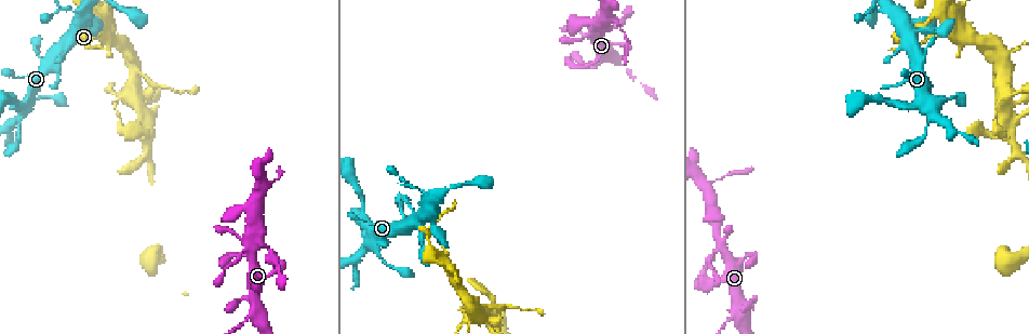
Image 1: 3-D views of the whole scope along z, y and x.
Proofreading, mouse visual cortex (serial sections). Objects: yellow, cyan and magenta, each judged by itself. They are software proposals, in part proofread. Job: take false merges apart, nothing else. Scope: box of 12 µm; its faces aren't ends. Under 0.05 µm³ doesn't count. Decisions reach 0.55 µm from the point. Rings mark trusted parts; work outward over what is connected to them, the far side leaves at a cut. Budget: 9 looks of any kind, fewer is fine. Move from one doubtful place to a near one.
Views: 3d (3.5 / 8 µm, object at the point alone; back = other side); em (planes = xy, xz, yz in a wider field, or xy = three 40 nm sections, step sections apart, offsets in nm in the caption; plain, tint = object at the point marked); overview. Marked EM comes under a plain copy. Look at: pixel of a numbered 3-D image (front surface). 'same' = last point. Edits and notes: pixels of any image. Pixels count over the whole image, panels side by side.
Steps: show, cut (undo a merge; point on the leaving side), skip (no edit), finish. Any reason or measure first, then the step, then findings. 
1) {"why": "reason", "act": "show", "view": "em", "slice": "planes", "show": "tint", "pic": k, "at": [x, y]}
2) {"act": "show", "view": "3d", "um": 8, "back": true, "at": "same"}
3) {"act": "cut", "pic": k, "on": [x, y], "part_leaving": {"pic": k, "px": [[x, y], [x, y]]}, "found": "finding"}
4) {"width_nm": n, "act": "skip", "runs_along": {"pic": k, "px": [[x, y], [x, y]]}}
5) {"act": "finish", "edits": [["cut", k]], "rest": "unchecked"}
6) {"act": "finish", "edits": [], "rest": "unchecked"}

{"why": "sudden change in width", "act": "show", "view": "3d", "um": 8, "pic": 1, "at": [943, 20]}

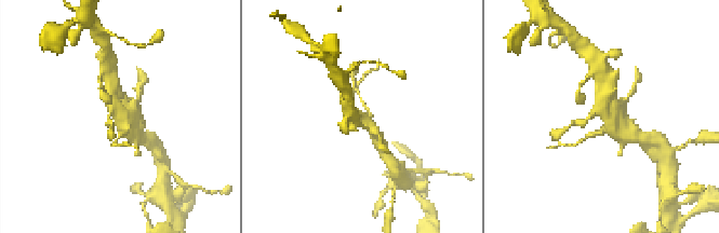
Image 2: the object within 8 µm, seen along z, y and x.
{"act": "show", "view": "em", "slice": "xy", "step": 1, "show": "tint", "pic": 2, "at": [121, 114]}

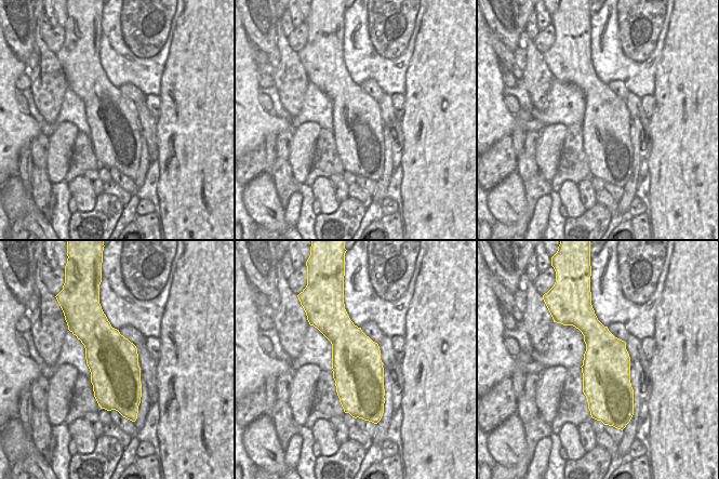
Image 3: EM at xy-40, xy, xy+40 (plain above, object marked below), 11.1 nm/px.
{"act": "skip", "runs_along": {"pic": 2, "px": [[351, 95], [354, 112], [377, 138]]}, "found": "one cell here"}

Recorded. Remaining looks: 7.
{"why": "abrupt turn", "act": "show", "view": "3d", "um": 3.5, "pic": 1, "at": [124, 96]}

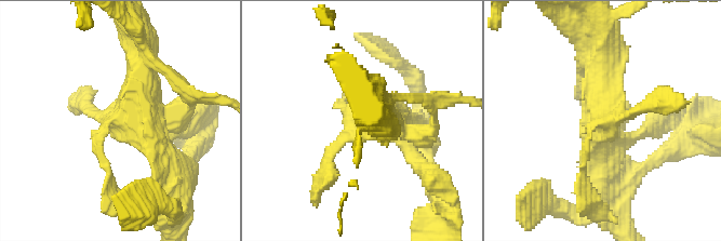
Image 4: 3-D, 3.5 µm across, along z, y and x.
{"act": "show", "view": "em", "slice": "planes", "show": "tint", "pic": 4, "at": [120, 119]}

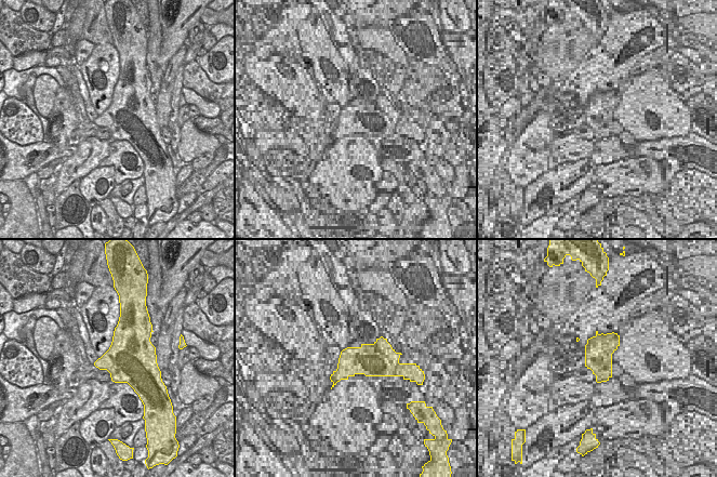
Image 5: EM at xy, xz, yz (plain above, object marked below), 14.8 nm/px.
{"act": "skip", "found": "continuous, no second cell"}

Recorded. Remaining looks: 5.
{"why": "branch point", "act": "show", "view": "3d", "um": 3.5, "pic": 1, "at": [20, 117]}

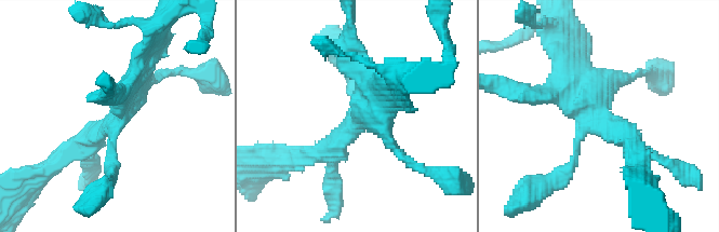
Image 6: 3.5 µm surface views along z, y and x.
{"arms": 3, "arm_widths_nm": [150, 250, 300], "why": "now the EM", "act": "show", "view": "em", "slice": "xy", "step": 3, "show": "tint", "pic": 6, "at": [363, 116]}

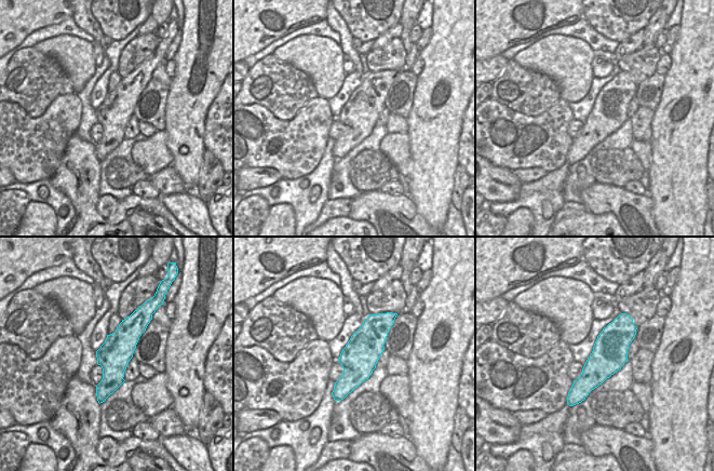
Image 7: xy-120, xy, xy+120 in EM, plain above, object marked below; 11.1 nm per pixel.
{"act": "skip", "runs_along": {"pic": 6, "px": [[560, 60], [594, 118], [647, 150]]}, "found": "one cell here"}

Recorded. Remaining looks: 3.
{"why": "side arm on a straight run", "act": "show", "view": "3d", "um": 3.5, "pic": 1, "at": [596, 33]}

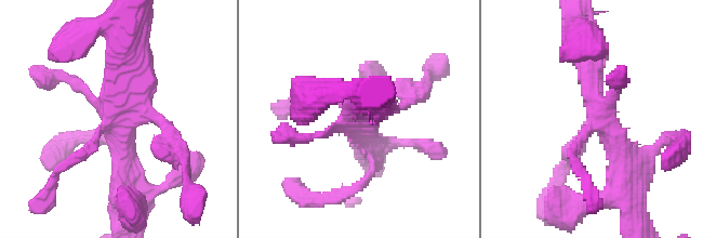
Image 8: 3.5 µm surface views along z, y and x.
{"act": "show", "view": "em", "slice": "xy", "step": 1, "show": "tint", "pic": 8, "at": [357, 122]}

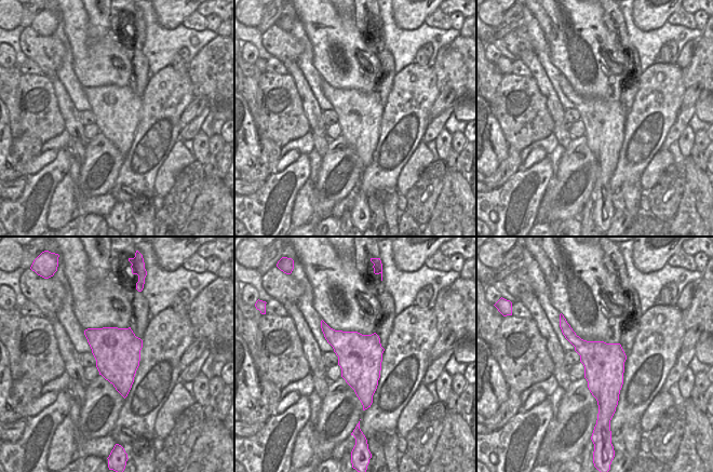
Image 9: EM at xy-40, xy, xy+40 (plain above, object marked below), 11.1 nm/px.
{"width_nm": 500, "act": "skip", "runs_along": {"pic": 8, "px": [[632, 187], [593, 101], [584, 54]]}, "found": "continuous, no second cell"}

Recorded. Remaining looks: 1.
{"act": "finish", "edits": [], "rest": "unchecked"}

